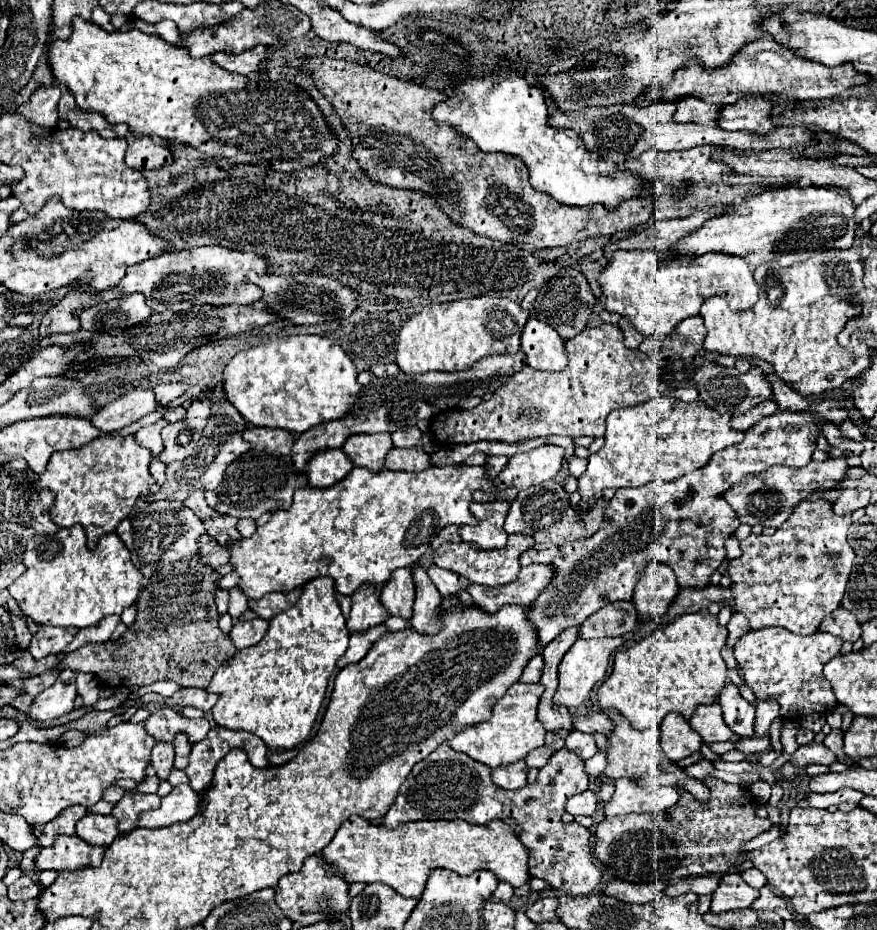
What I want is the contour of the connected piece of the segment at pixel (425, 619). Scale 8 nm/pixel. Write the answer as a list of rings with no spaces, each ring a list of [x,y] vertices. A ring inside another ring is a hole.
[[[413,564],[411,572],[417,590],[411,626],[421,634],[437,634],[441,630],[441,624],[437,620],[437,612],[441,608],[441,594],[433,586],[433,582],[429,582],[429,576],[423,566]]]

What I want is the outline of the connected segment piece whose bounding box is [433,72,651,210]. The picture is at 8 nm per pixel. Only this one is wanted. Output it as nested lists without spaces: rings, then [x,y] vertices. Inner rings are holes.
[[[497,72],[495,76],[487,74],[483,78],[465,80],[447,102],[433,108],[433,120],[453,126],[461,136],[471,138],[483,152],[517,154],[529,168],[531,186],[567,206],[603,204],[613,210],[625,198],[651,190],[651,182],[645,182],[635,172],[619,170],[617,164],[587,150],[577,132],[553,128],[549,124],[543,90],[531,86],[515,72]]]

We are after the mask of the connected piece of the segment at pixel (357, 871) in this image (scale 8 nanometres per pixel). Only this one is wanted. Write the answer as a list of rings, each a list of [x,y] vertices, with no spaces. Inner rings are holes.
[[[353,814],[321,850],[321,856],[329,872],[345,878],[345,882],[383,882],[399,894],[415,898],[421,896],[429,870],[433,868],[447,868],[459,876],[467,876],[475,870],[491,870],[499,880],[513,884],[513,888],[529,880],[529,854],[513,828],[501,820],[491,820],[483,826],[465,820],[417,820],[397,828],[385,828],[383,824]]]

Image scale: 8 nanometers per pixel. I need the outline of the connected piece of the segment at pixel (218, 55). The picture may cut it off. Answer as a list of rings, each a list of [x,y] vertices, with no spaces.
[[[255,46],[243,54],[229,54],[229,52],[215,52],[211,56],[211,60],[215,60],[215,64],[219,64],[221,68],[229,70],[229,72],[237,72],[237,74],[245,74],[249,76],[251,72],[257,72],[261,62],[267,58],[269,48],[267,46]]]

